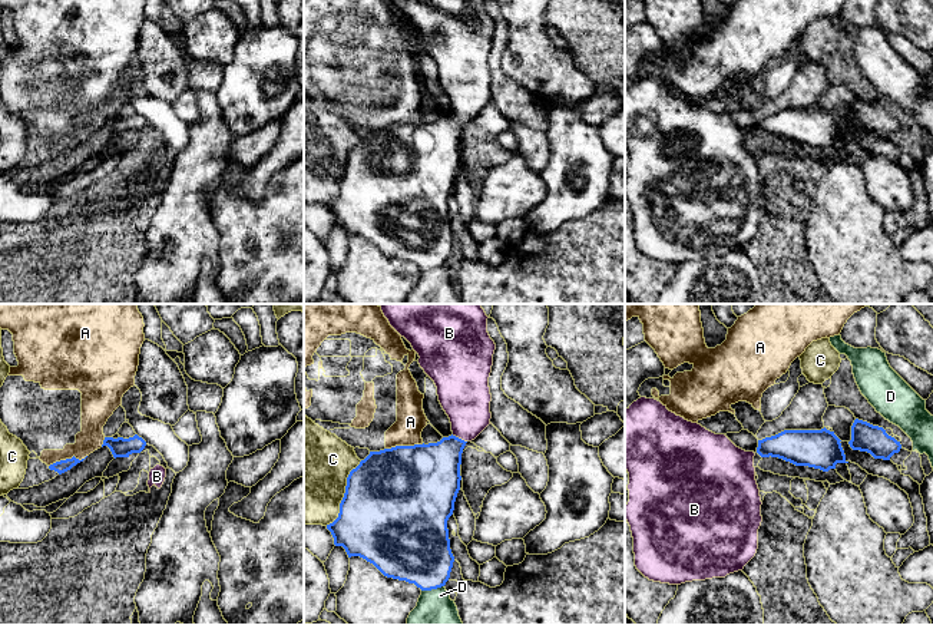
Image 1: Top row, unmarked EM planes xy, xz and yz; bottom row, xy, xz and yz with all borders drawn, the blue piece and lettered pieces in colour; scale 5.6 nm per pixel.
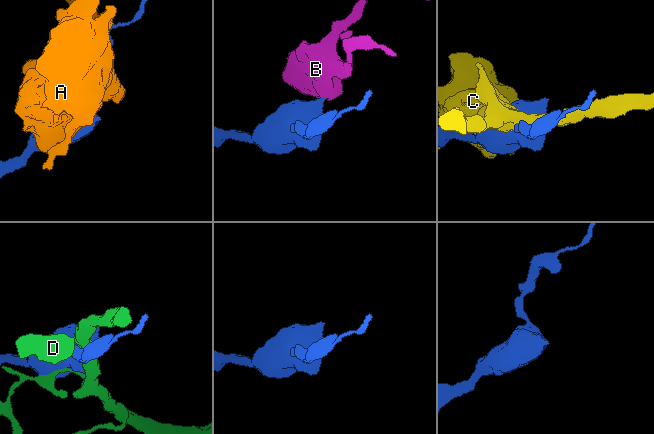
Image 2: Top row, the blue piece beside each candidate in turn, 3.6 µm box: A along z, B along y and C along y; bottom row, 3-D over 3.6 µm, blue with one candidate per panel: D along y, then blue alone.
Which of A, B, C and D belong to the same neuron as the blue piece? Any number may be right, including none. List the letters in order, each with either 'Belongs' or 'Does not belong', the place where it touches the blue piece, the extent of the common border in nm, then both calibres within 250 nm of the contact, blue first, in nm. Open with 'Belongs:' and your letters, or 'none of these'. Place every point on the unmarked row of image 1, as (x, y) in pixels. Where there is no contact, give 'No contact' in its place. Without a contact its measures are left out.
Belongs: B
A: Does not belong. Touches blue at xy (68, 138). Shared border 220 nm. Thickness 70 nm (blue) against 140 nm
B: Belongs. Touches blue at xz (457, 116). Shared border 100 nm. Thickness 320 nm (blue) against 280 nm
C: Does not belong. Touches blue at xz (344, 174). Shared border 420 nm. Thickness 500 nm (blue) against 480 nm
D: Does not belong. Touches blue at xz (432, 267). Shared border 130 nm. Thickness 380 nm (blue) against 280 nm

